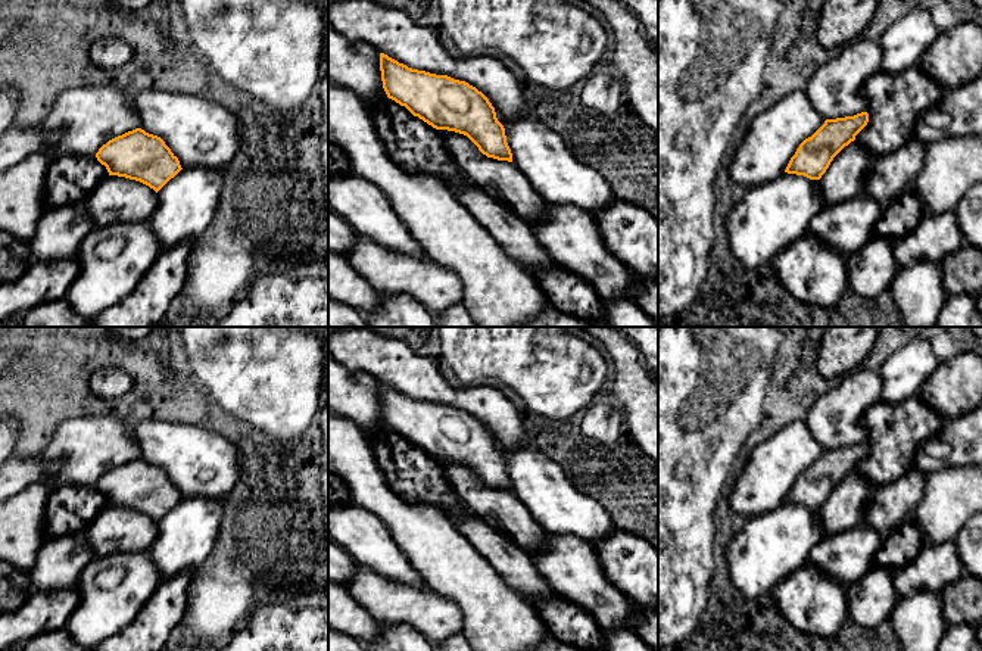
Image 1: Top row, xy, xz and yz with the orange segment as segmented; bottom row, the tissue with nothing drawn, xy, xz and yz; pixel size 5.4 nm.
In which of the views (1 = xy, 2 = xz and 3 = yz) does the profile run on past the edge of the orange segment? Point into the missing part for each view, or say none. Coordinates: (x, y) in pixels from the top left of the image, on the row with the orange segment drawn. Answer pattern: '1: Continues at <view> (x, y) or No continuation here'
1: No continuation here
2: No continuation here
3: No continuation here

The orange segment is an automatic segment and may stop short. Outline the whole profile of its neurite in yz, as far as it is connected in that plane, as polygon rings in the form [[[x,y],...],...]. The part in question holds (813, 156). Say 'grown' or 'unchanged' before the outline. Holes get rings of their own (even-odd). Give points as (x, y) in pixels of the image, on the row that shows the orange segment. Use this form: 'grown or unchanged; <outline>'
unchanged; [[[869,113],[826,119],[824,124],[805,138],[791,158],[785,172],[820,180],[833,158],[867,125]]]

